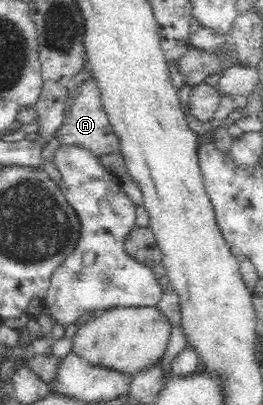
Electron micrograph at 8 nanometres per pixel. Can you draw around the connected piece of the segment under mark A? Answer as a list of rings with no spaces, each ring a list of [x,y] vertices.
[[[86,78],[78,84],[69,83],[62,126],[57,130],[55,138],[61,144],[79,146],[96,157],[100,157],[102,154],[112,154],[119,150],[118,137],[110,128],[109,118],[101,105],[99,88],[94,79]]]

